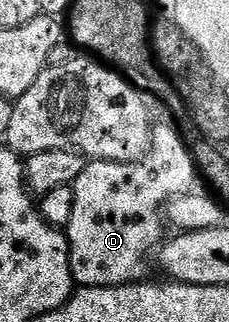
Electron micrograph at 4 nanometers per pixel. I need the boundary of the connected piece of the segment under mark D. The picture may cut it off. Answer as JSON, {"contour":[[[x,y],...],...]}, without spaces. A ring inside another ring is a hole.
{"contour":[[[171,122],[164,123],[155,128],[152,133],[152,146],[148,148],[147,155],[142,159],[136,160],[134,163],[119,163],[118,161],[102,161],[94,159],[85,162],[82,173],[76,178],[71,189],[74,193],[74,213],[70,213],[70,221],[66,225],[66,234],[68,236],[68,256],[70,257],[70,273],[72,274],[73,284],[80,287],[121,287],[127,283],[139,283],[145,278],[144,275],[148,271],[148,263],[144,260],[144,255],[148,255],[157,250],[161,246],[162,240],[165,238],[164,227],[166,228],[166,219],[162,212],[167,208],[169,199],[175,195],[186,195],[193,190],[192,187],[198,183],[198,172],[196,170],[196,160],[191,151],[188,150],[184,136]]]}

